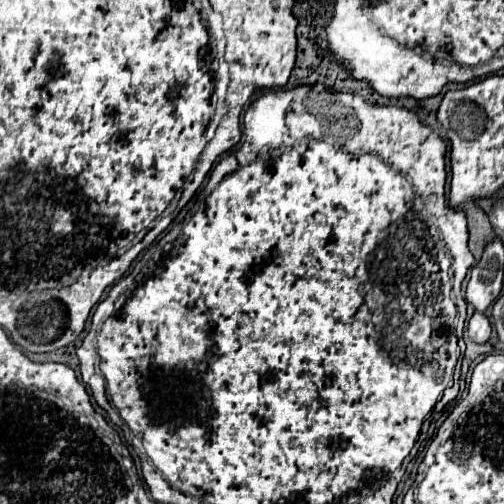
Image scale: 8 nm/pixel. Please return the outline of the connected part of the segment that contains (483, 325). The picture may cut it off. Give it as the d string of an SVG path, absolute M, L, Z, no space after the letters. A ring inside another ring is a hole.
M474 312L474 316L468 322L468 330L470 330L470 338L474 342L486 342L490 336L490 322L486 318L486 314L482 312Z

